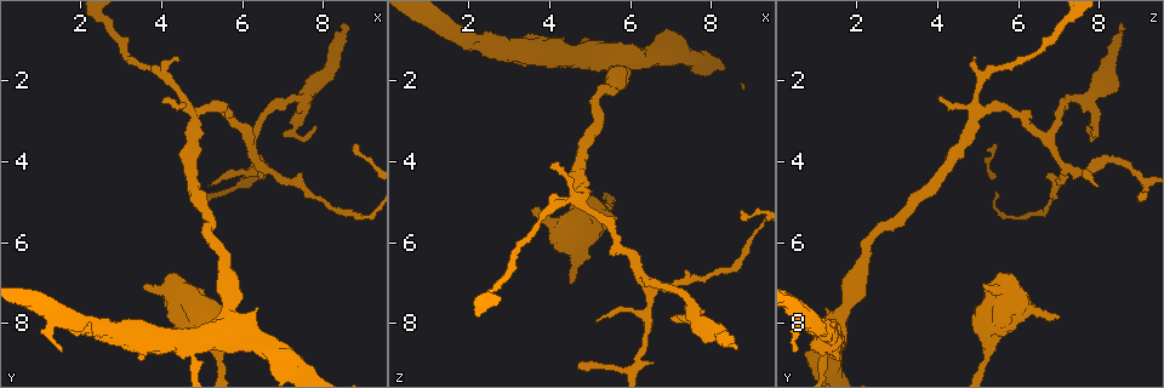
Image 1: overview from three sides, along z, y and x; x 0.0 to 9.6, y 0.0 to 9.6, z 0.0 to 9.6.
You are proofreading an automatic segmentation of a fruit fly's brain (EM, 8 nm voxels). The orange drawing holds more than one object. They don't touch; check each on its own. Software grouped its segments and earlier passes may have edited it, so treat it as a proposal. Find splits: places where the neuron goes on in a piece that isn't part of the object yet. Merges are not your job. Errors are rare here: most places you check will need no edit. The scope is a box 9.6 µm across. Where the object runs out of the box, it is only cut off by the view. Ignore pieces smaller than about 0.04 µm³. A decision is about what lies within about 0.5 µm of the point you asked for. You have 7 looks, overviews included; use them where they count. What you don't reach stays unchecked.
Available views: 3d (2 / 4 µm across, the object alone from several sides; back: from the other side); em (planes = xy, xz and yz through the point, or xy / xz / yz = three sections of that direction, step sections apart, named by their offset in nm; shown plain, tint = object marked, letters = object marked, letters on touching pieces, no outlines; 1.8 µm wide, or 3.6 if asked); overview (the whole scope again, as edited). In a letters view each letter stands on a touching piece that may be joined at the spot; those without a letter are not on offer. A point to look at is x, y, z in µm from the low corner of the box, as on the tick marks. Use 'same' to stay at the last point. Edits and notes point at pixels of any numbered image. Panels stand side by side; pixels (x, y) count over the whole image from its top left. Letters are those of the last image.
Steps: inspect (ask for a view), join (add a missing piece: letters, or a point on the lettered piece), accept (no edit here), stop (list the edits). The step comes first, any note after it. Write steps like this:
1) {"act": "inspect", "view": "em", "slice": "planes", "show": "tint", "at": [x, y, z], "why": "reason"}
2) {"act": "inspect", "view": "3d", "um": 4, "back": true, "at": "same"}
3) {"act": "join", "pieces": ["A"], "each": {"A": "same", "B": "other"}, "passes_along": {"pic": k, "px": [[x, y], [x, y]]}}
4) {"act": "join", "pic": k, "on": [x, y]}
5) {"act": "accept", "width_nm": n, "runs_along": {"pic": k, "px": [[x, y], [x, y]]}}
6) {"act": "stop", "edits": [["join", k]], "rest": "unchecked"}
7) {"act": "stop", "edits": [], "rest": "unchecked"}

{"act": "inspect", "view": "3d", "um": 4, "at": [3.70, 7.10, 5.20], "why": "stops while still wide"}

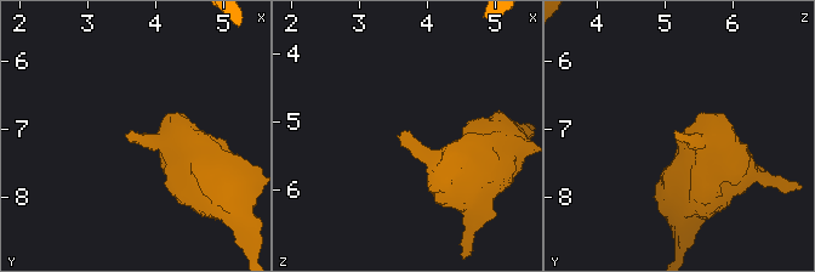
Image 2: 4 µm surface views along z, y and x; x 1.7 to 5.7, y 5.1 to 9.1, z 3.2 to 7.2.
{"act": "inspect", "view": "em", "slice": "planes", "show": "letters", "at": [3.60, 7.05, 5.15], "why": "now the EM"}

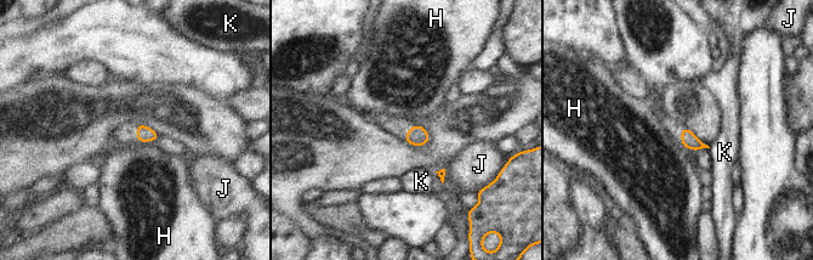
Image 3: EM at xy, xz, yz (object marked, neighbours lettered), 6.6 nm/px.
{"act": "accept", "each": {"H": "other", "J": "other", "K": "other"}, "border": {"pic": 3, "px": [[155, 140], [137, 142]]}, "found": "none of them fits"}

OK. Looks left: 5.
{"act": "inspect", "view": "em", "slice": "xz", "step": 4, "show": "letters", "at": [6.40, 7.65, 1.20], "why": "an open end"}

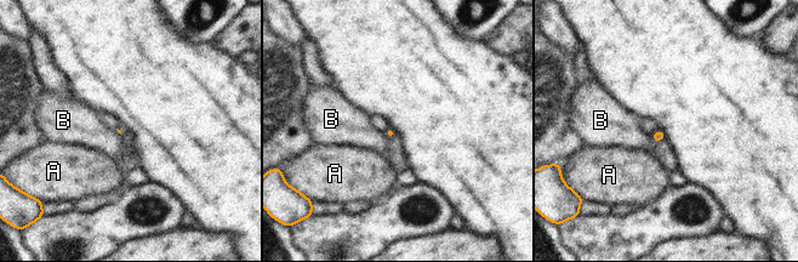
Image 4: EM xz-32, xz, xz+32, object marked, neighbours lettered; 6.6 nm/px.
{"act": "inspect", "view": "em", "slice": "planes", "show": "letters", "at": "same"}

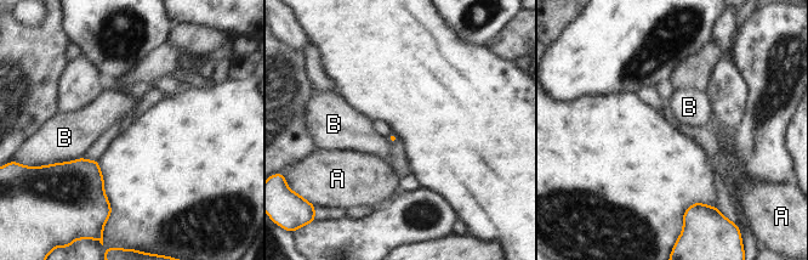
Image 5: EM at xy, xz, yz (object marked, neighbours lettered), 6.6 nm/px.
{"act": "accept", "each": {"A": "other", "B": "other"}, "border": {"pic": 5, "px": [[81, 157], [74, 160], [51, 164]]}, "found": "no lettered piece goes on from it"}

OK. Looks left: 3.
{"act": "inspect", "view": "em", "slice": "planes", "show": "letters", "at": [4.60, 7.80, 7.00], "why": "an open end"}

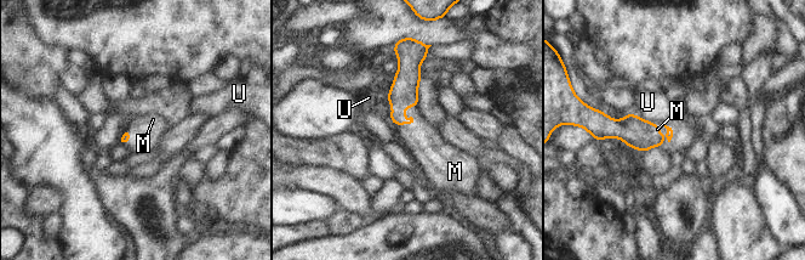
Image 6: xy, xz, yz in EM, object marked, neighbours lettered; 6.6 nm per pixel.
{"act": "join", "pieces": ["M"], "each": {"M": "same", "U": "other"}, "passes_along": {"pic": 6, "px": [[404, 92], [410, 106], [421, 119]]}, "found": "the neuron continues"}

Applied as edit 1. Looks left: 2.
{"act": "stop", "edits": [["join", 6]], "rest": "unchecked"}

